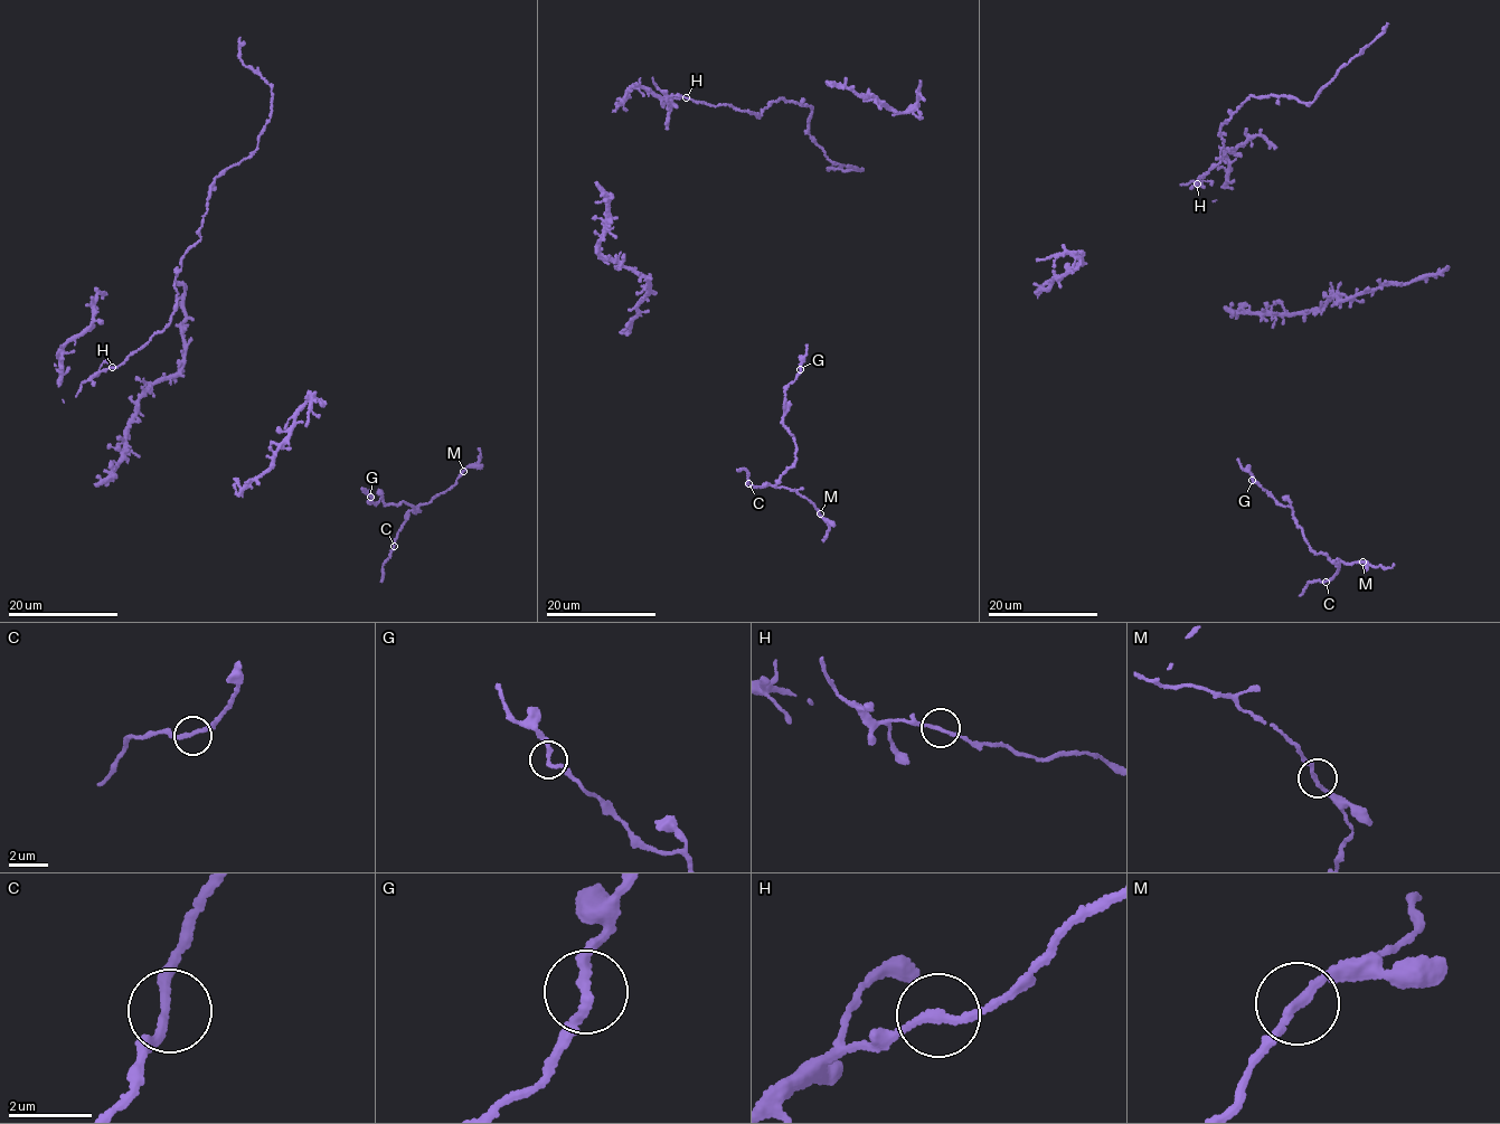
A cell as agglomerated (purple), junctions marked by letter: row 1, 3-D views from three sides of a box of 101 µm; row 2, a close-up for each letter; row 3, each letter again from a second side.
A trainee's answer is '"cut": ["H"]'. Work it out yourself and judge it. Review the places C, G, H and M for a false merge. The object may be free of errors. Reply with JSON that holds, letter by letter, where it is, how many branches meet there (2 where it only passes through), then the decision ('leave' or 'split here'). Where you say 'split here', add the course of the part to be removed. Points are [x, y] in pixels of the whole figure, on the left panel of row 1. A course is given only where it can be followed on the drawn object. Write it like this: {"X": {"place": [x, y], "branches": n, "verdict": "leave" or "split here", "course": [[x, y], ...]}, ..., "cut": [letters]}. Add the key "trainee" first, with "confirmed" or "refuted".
{"trainee": "refuted", "C": {"place": [394, 546], "branches": 2, "verdict": "leave"}, "G": {"place": [370, 497], "branches": 2, "verdict": "leave"}, "H": {"place": [112, 367], "branches": 2, "verdict": "leave"}, "M": {"place": [463, 471], "branches": 2, "verdict": "leave"}, "cut": []}

